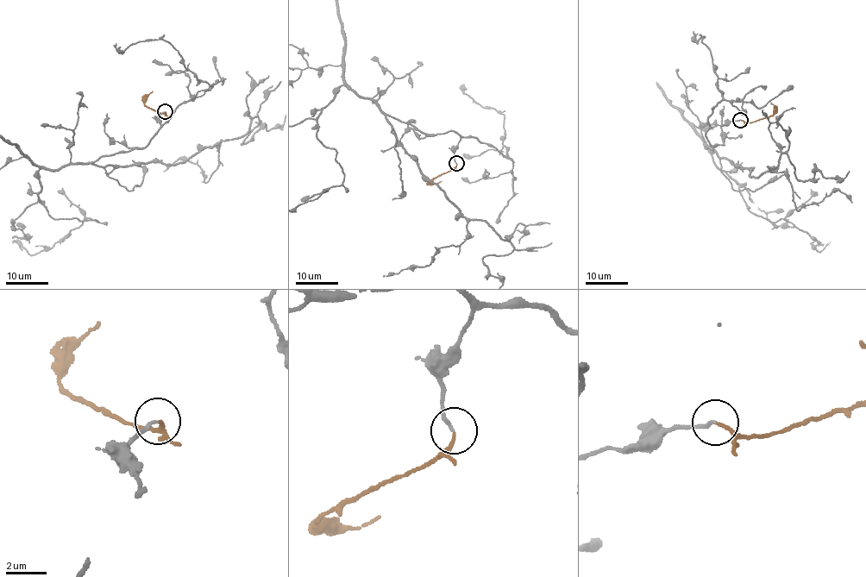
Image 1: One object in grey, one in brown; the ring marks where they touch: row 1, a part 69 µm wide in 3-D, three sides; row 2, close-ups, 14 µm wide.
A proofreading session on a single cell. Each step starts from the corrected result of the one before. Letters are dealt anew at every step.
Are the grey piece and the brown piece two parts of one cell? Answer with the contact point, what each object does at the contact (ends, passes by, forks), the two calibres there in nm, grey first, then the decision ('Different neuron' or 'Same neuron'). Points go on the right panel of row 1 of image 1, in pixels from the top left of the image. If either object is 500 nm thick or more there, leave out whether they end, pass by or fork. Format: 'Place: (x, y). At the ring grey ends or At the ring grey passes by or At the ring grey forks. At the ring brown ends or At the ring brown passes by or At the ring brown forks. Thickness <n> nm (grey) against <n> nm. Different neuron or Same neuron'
Place: (740, 120). At the ring grey ends. At the ring brown ends. Thickness 160 nm (grey) against 150 nm. Same neuron

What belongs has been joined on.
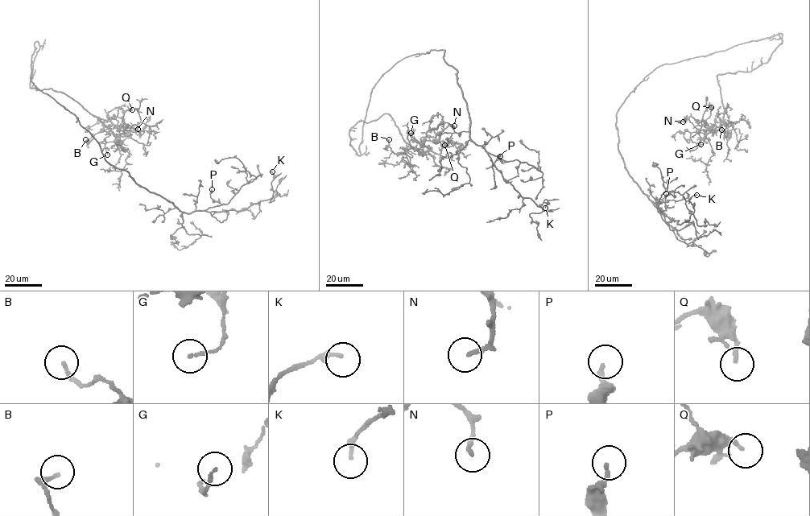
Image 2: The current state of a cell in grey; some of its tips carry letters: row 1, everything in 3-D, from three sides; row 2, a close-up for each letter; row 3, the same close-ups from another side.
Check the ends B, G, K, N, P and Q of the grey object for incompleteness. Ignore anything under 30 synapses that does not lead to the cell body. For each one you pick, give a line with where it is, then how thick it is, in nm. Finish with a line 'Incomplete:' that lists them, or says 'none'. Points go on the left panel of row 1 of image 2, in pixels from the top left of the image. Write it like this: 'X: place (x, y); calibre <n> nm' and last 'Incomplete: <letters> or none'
N: place (138, 129); calibre 160 nm
Incomplete: N

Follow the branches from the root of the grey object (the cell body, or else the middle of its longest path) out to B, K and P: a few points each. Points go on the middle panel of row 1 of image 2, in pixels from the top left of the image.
B: (390, 69), (372, 89), (360, 154), (349, 145), (351, 128), (385, 113), (407, 153), (393, 152), (389, 139)
K: (390, 69), (410, 55), (444, 51), (457, 72), (472, 140), (519, 195), (539, 206), (546, 199), (545, 208)
P: (390, 69), (410, 55), (444, 51), (445, 61), (457, 72), (470, 137), (504, 163), (500, 156)

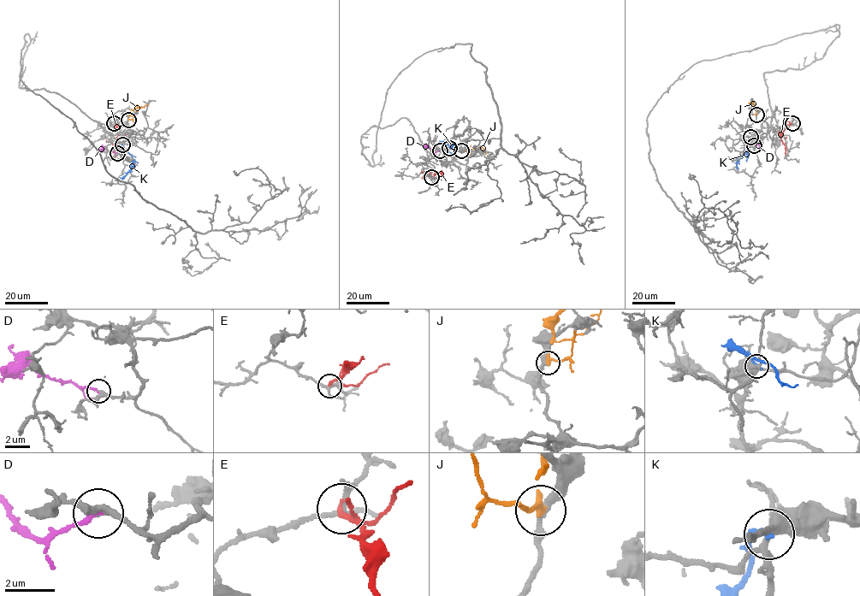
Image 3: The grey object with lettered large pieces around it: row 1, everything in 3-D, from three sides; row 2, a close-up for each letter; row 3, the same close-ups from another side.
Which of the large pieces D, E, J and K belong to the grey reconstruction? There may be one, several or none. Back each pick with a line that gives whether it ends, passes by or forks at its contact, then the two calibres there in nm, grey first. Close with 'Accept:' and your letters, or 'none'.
D: it ends there; 240 nm thick on the grey side, 200 nm on the other
Accept: D

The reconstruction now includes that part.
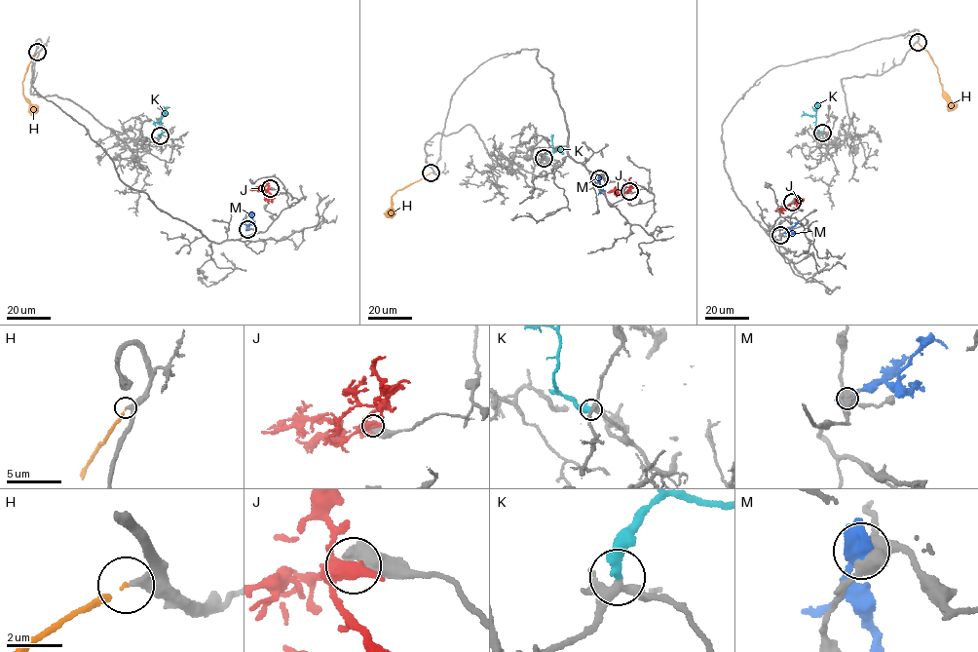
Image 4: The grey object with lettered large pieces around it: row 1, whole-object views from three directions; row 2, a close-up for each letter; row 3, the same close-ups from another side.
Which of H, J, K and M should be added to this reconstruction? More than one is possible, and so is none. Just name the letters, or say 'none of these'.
H, K

